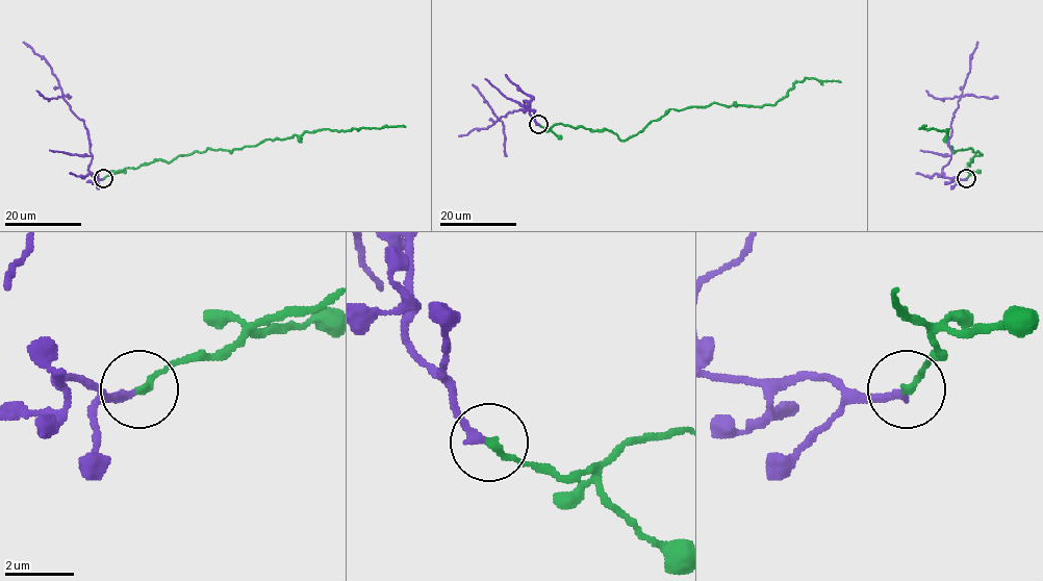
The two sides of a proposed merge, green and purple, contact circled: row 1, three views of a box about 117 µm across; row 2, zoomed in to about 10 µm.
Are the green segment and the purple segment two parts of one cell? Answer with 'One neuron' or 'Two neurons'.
Two neurons

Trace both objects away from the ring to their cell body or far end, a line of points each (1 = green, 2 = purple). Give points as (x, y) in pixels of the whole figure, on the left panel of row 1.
1: (103, 178), (158, 159), (168, 162), (207, 149), (255, 146), (306, 131), (405, 127)
2: (102, 179), (94, 177), (87, 169), (92, 157), (84, 122), (64, 99), (51, 67), (23, 42)

